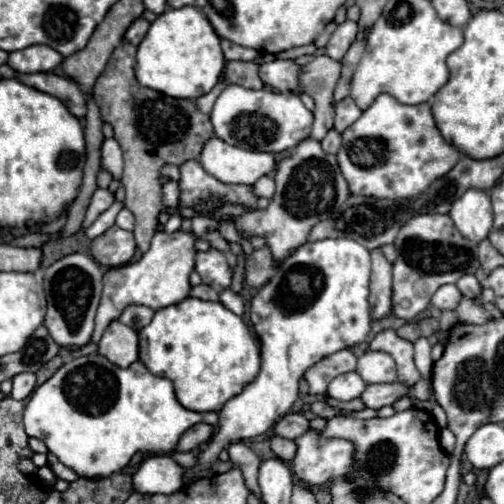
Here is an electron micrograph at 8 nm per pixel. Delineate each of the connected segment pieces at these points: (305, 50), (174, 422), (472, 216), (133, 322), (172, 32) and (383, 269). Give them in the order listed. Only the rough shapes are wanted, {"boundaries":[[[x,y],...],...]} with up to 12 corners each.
{"boundaries":[[[314,45],[294,47],[276,53],[278,59],[296,59],[300,55],[314,53]],[[98,353],[36,387],[26,435],[86,479],[174,451],[200,413]],[[466,191],[450,207],[464,239],[480,243],[492,229],[486,191]],[[130,305],[120,323],[142,329],[154,317],[150,307]],[[166,9],[138,45],[138,83],[198,99],[220,81],[220,37]],[[372,249],[370,305],[374,319],[392,305],[392,265]]]}

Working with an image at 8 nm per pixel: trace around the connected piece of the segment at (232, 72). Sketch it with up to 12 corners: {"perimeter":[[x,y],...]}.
{"perimeter":[[228,61],[228,81],[262,89],[260,63]]}

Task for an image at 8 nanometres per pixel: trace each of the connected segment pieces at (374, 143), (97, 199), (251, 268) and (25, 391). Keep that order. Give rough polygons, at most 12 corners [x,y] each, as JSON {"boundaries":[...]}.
{"boundaries":[[[378,95],[342,135],[352,195],[418,197],[460,153],[428,103]],[[108,189],[94,191],[84,229],[114,203]],[[270,249],[246,255],[246,281],[262,287],[274,275]],[[34,373],[12,379],[12,399],[26,399],[36,387]]]}

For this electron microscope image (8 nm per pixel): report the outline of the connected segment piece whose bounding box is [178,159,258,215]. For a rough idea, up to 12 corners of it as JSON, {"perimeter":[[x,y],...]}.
{"perimeter":[[194,159],[180,167],[180,207],[254,209],[252,185],[226,185]]}

